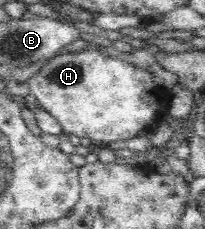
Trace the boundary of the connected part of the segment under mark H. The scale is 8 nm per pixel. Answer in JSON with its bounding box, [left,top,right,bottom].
[26,48,161,145]

